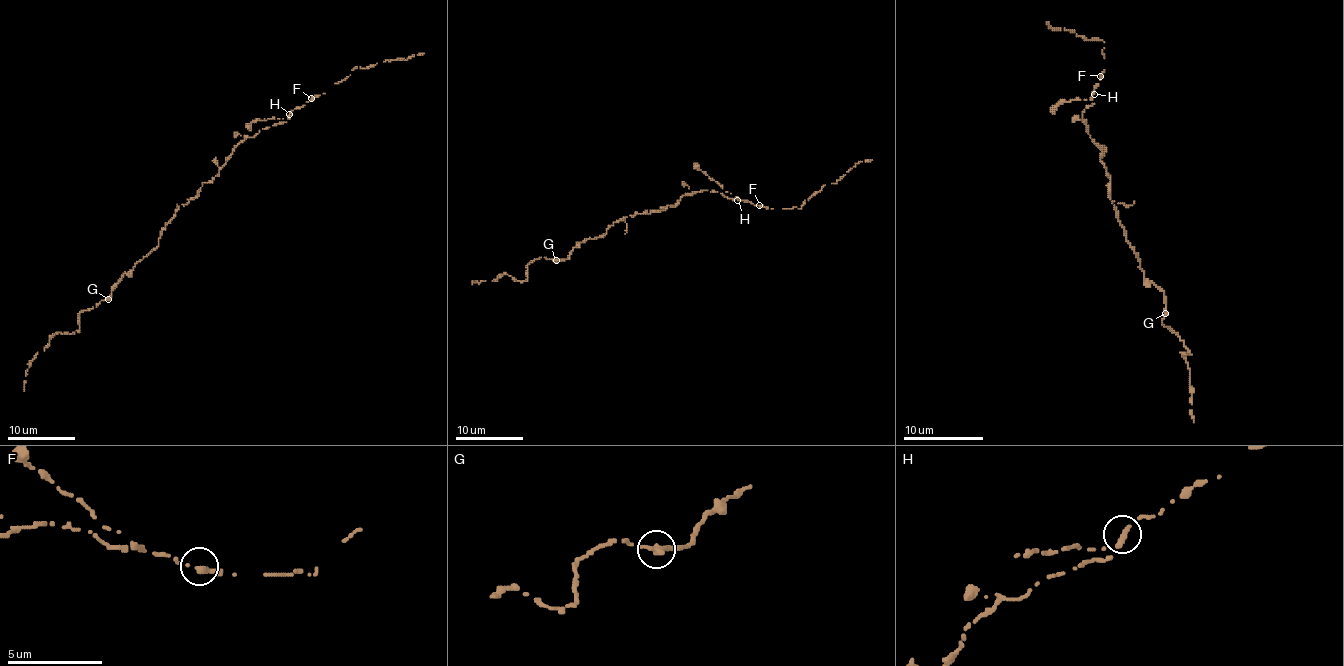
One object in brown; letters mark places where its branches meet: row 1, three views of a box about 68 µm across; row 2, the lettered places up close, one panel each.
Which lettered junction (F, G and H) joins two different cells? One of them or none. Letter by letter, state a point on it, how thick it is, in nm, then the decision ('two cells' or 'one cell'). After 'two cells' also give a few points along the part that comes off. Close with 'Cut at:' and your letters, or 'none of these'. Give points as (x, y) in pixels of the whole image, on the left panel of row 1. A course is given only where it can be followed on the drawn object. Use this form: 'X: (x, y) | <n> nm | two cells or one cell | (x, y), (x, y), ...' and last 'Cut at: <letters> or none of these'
F: (311, 98) | 280 nm | one cell
G: (108, 299) | 300 nm | one cell
H: (289, 114) | 280 nm | one cell
Cut at: none of these

